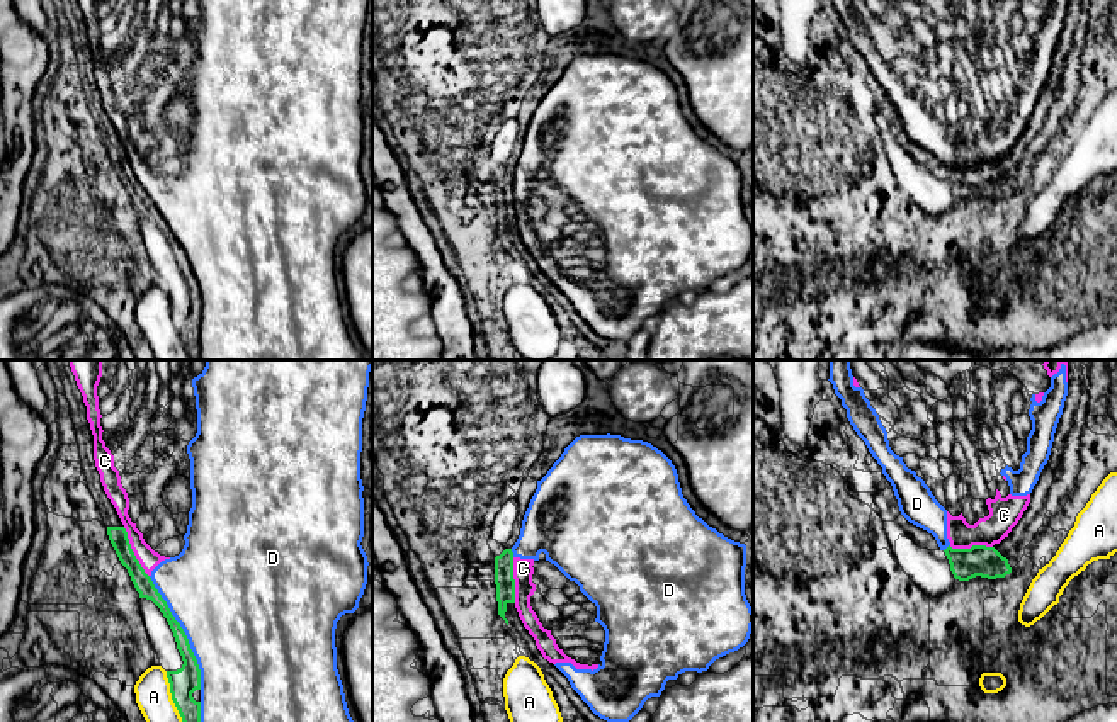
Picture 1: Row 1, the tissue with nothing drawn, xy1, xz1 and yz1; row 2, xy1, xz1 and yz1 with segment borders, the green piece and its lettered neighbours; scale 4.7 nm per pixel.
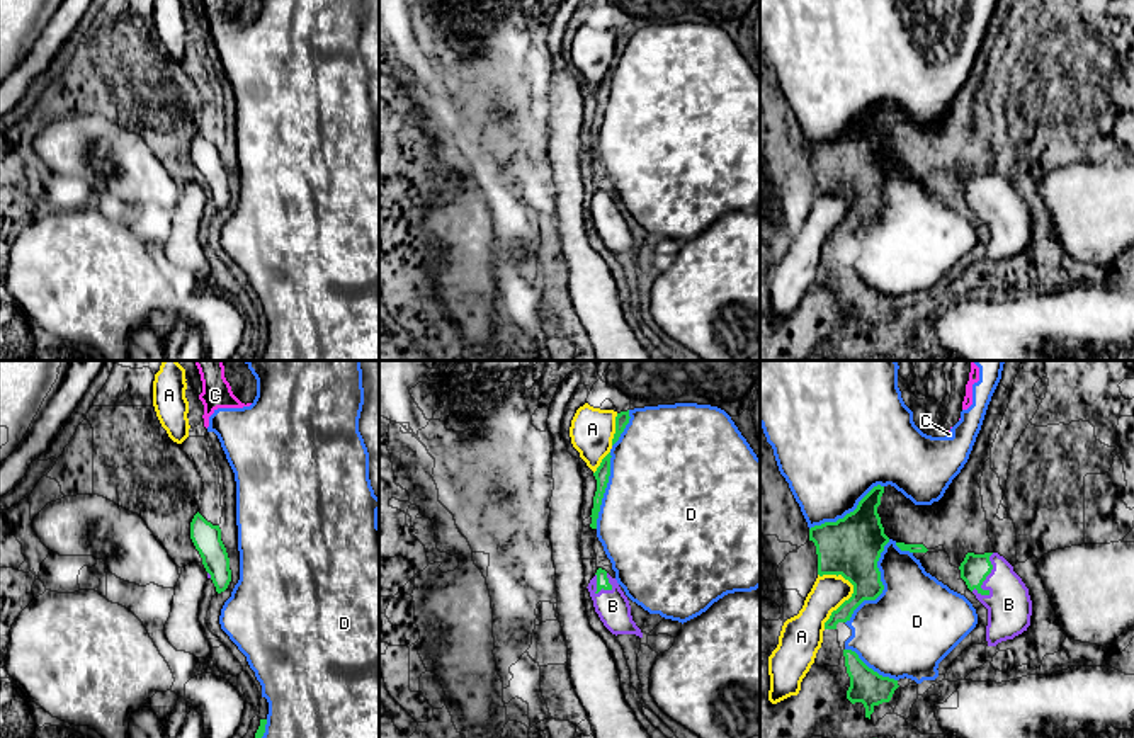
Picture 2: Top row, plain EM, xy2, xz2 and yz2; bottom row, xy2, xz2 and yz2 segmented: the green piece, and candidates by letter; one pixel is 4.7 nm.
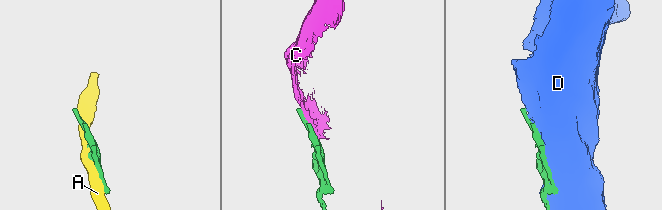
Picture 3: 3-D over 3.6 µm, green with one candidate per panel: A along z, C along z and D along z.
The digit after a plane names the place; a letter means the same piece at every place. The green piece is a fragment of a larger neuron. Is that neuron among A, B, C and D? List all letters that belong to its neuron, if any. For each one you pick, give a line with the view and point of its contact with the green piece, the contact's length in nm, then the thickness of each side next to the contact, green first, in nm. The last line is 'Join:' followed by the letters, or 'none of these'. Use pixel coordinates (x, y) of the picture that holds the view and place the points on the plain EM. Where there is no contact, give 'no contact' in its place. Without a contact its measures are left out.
B: contact yz2 (986, 194); length 220 nm; calibres 140 and 220 nm
Join: B

